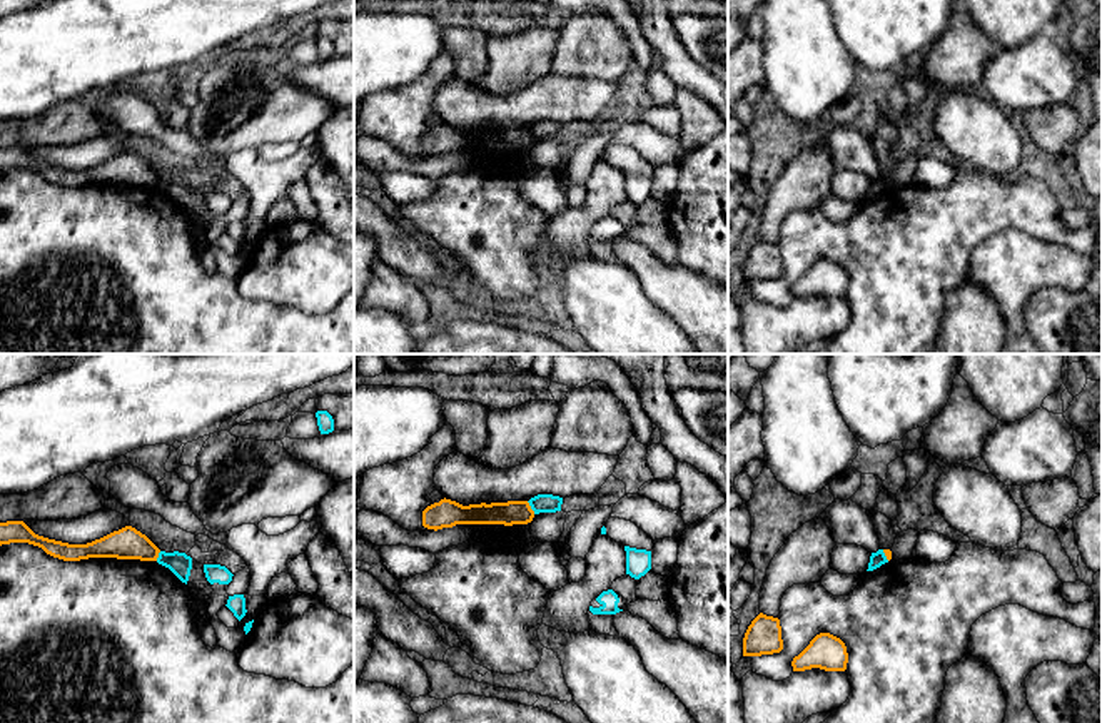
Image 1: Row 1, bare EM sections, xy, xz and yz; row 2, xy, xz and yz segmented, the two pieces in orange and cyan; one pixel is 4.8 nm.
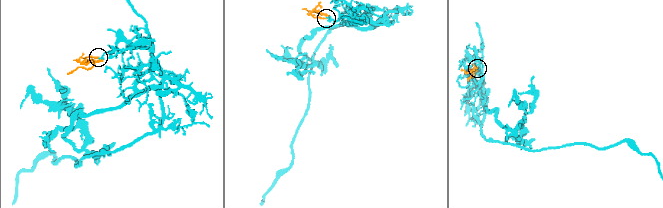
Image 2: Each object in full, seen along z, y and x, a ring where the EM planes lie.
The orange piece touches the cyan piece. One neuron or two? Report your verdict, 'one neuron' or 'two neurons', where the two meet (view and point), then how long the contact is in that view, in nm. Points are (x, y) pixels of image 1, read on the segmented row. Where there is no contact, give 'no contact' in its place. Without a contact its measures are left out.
two neurons | xz (530, 508) | 80 nm

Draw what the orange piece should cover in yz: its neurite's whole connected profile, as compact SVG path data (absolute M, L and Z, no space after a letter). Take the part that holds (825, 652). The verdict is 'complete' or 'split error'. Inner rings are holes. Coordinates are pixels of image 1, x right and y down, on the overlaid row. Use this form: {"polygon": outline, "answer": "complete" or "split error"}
{"polygon": "M816 635L810 645L793 658L793 671L805 671L820 668L825 671L845 671L848 663L848 653L845 643L830 635Z", "answer": "complete"}

